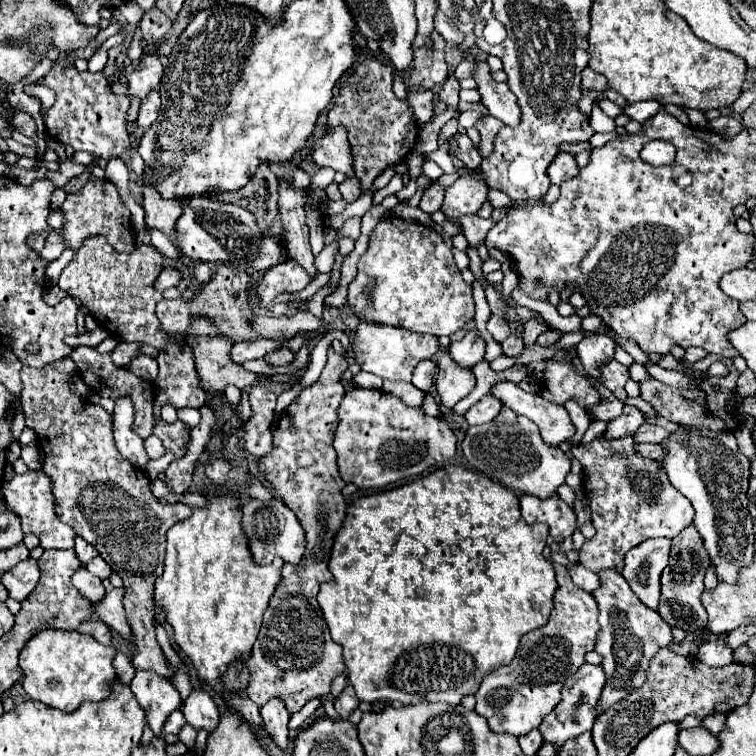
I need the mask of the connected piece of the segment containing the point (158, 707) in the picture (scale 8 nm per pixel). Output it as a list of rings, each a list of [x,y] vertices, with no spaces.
[[[137,671],[131,681],[131,691],[135,693],[137,701],[147,711],[147,721],[153,731],[153,735],[163,733],[163,721],[169,713],[179,709],[181,697],[171,681],[165,681],[163,677],[151,673],[151,671]]]

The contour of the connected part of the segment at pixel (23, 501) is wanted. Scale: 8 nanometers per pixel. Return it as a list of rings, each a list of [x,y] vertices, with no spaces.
[[[27,471],[25,475],[15,475],[3,487],[3,497],[7,507],[17,513],[21,519],[23,533],[33,533],[39,537],[39,545],[43,549],[73,549],[75,531],[61,523],[55,515],[55,499],[53,499],[53,485],[51,479],[43,471]]]

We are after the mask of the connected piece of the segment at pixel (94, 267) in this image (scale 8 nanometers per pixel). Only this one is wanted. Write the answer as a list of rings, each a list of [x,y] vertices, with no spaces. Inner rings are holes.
[[[91,237],[77,251],[77,257],[63,269],[57,285],[87,305],[99,325],[109,329],[109,335],[121,341],[139,341],[163,349],[163,345],[167,345],[167,333],[159,329],[159,319],[155,315],[155,305],[163,295],[153,289],[153,281],[161,271],[163,255],[153,245],[141,243],[131,253],[119,253],[105,237]]]

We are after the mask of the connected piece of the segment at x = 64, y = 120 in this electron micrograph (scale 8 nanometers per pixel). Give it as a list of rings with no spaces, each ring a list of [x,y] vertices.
[[[53,63],[51,71],[41,79],[41,85],[47,85],[55,91],[53,107],[39,111],[49,137],[61,141],[63,145],[71,145],[75,151],[89,151],[103,159],[109,155],[121,155],[129,149],[129,135],[125,131],[129,97],[113,93],[103,77],[103,71],[79,73],[75,67]]]

